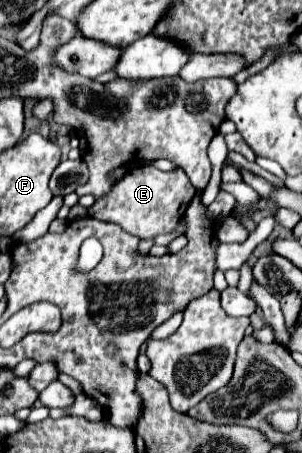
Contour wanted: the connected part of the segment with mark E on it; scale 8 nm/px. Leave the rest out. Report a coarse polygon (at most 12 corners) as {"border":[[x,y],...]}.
{"border":[[131,168],[89,216],[145,240],[175,230],[193,184]]}

